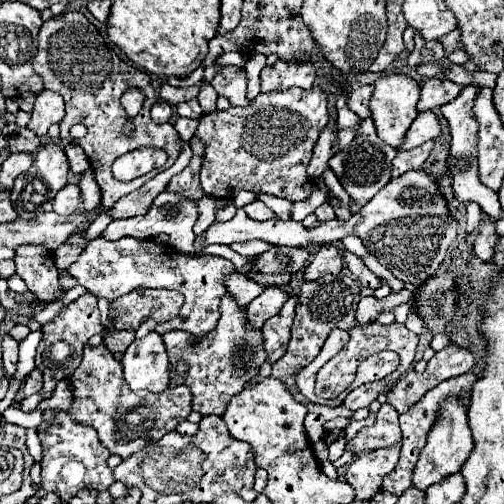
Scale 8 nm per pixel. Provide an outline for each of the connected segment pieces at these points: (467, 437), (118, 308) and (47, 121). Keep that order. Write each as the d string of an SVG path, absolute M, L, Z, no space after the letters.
M447 397L437 411L437 421L431 427L427 435L427 443L421 449L415 473L413 473L413 485L421 491L425 491L429 485L445 479L447 475L453 475L461 469L463 461L469 457L473 447L473 437L467 425L467 407L459 397Z
M137 287L111 303L109 317L115 329L136 331L145 317L153 317L155 321L177 317L183 301L185 297L179 291Z
M41 91L37 95L37 101L31 113L29 129L35 131L39 137L43 137L53 123L59 123L63 119L63 115L65 115L63 97L59 97L55 91Z

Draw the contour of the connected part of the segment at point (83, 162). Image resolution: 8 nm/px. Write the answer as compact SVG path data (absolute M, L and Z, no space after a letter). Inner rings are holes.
M67 145L65 147L65 153L67 153L67 159L69 159L69 167L73 173L81 175L89 169L89 163L87 163L87 155L83 149L79 149L79 145Z

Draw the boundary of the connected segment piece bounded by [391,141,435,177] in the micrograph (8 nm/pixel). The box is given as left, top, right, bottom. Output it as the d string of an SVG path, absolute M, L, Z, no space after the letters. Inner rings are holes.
M429 141L429 143L423 143L421 147L415 147L415 149L409 149L409 151L399 151L399 155L393 159L393 173L391 173L391 177L399 177L399 175L403 175L409 169L421 169L423 163L429 157L433 145L435 143Z

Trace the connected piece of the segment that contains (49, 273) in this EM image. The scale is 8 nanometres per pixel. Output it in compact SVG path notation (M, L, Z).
M19 245L15 249L15 273L25 281L27 289L41 301L63 297L59 287L59 271L53 255L39 245Z

